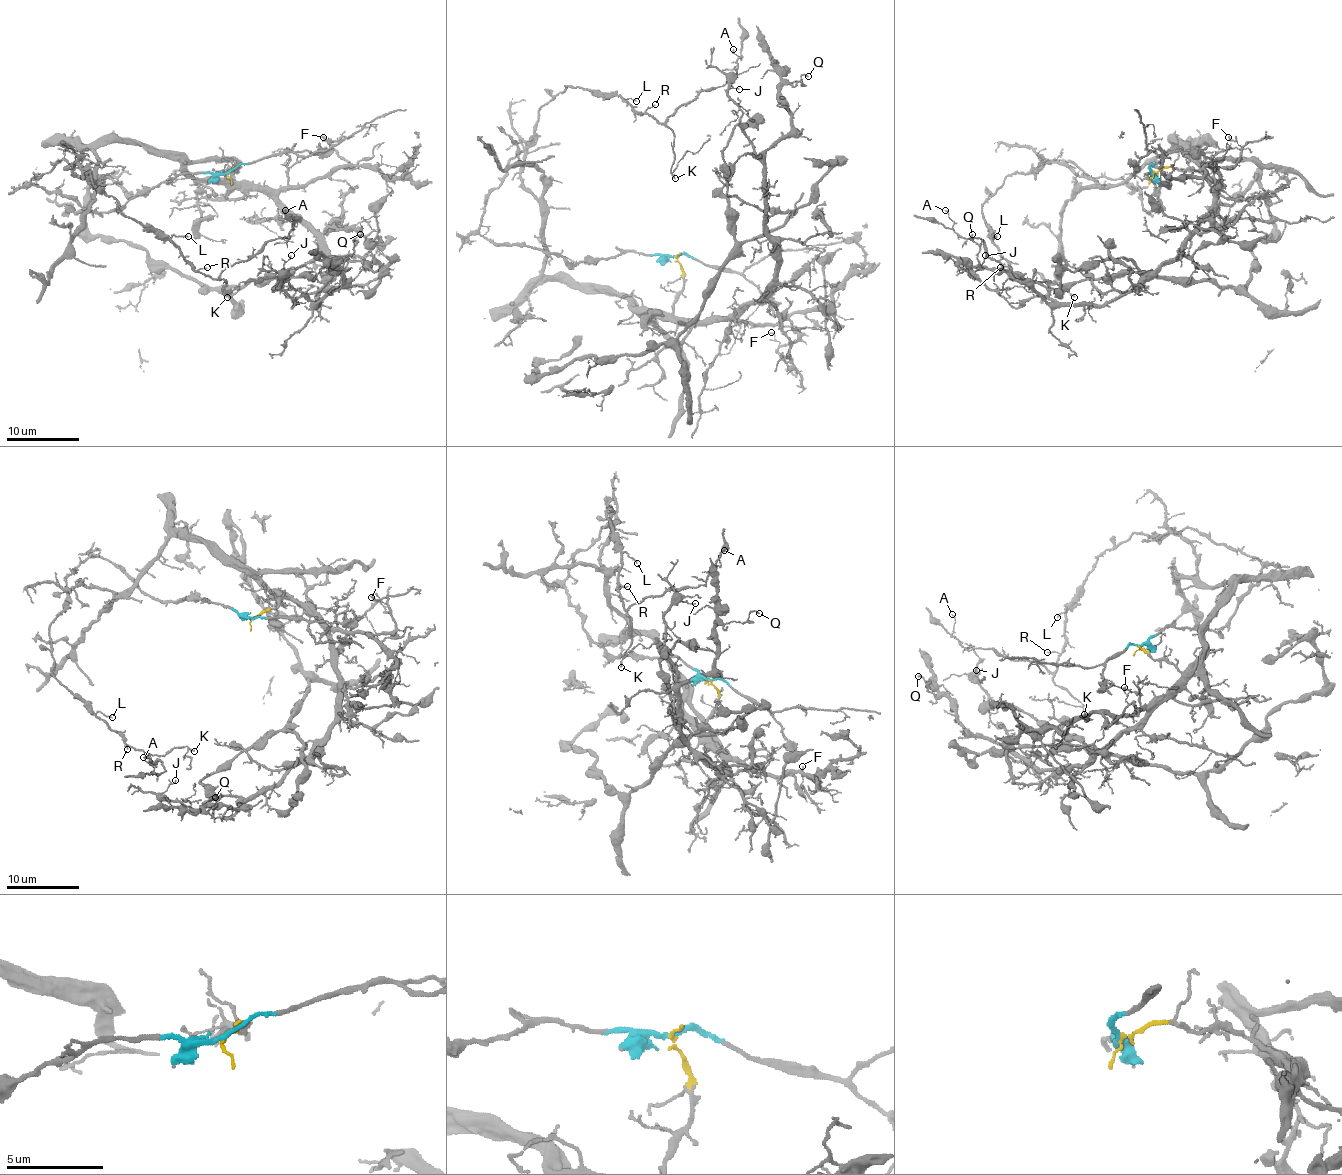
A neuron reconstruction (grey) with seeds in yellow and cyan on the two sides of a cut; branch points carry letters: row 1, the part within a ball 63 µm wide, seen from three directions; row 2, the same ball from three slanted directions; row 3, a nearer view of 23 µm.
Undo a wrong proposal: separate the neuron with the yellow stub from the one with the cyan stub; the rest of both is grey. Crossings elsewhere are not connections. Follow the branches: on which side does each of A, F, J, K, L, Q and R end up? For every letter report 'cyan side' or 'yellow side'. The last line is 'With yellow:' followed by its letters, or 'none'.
A: cyan side
F: yellow side
J: yellow side
K: cyan side
L: cyan side
Q: yellow side
R: cyan side
With yellow: F, J, Q

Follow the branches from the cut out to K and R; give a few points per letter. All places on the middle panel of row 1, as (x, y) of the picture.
K: (675, 256), (573, 263), (480, 234), (485, 199), (565, 86), (615, 93), (662, 122), (675, 179)
R: (675, 256), (567, 263), (480, 234), (485, 199), (565, 86), (615, 93), (642, 113), (655, 104)

